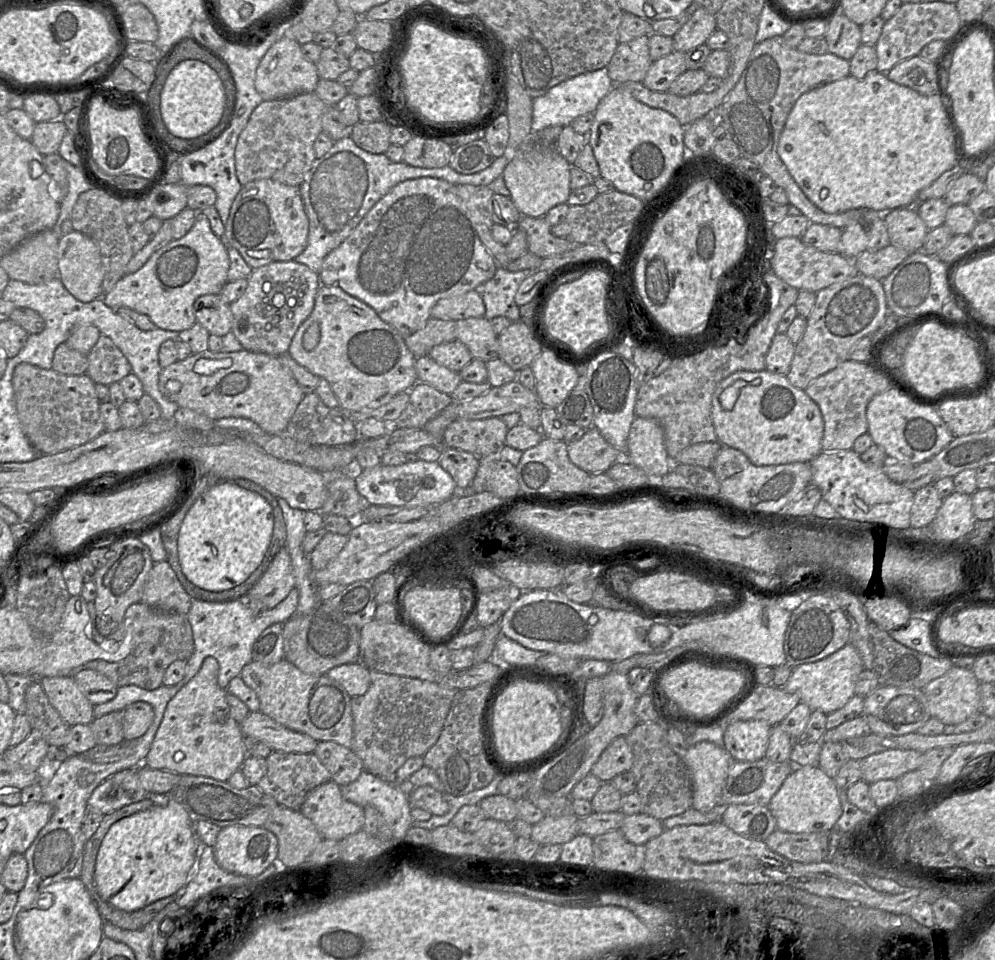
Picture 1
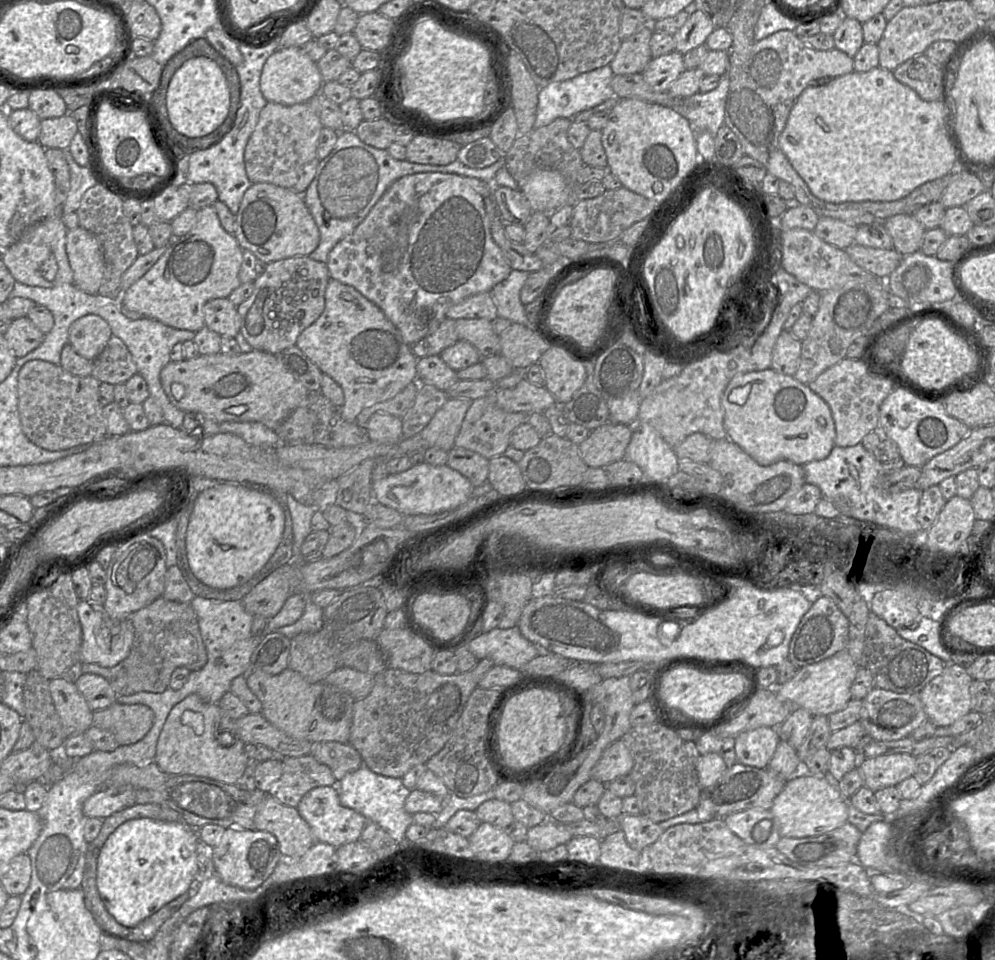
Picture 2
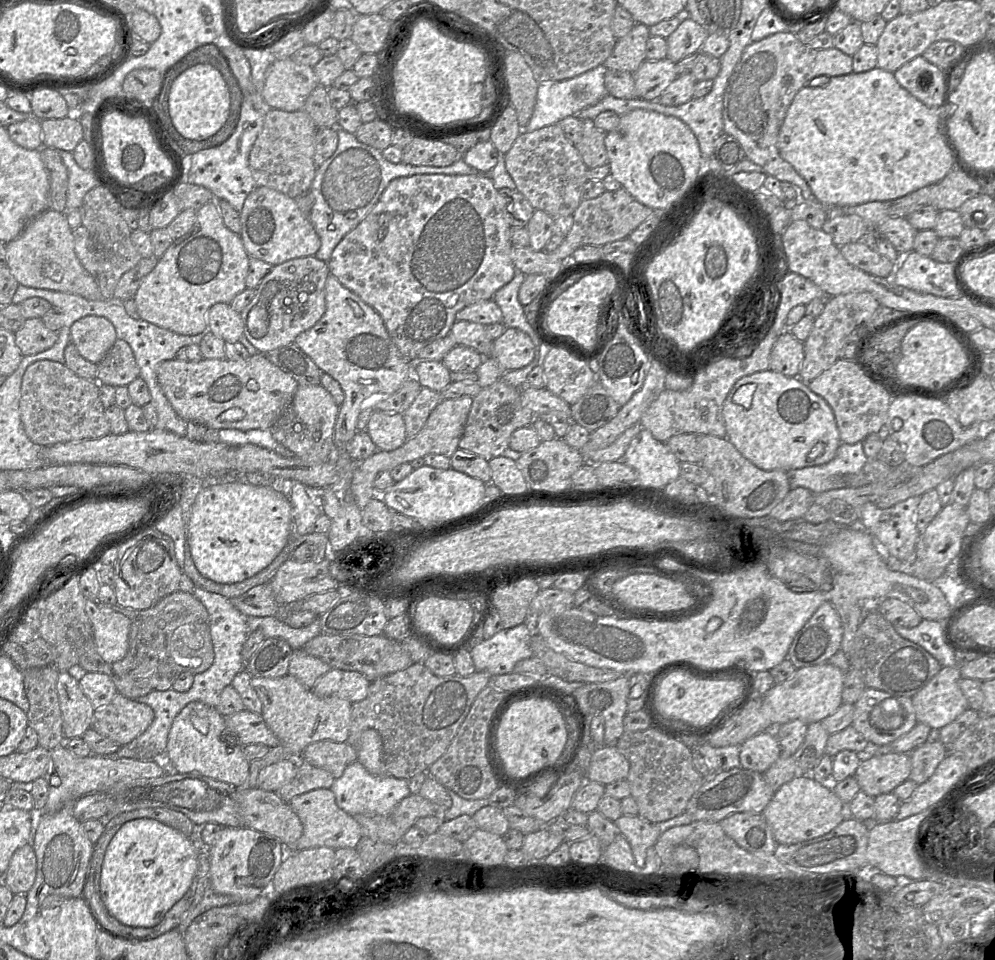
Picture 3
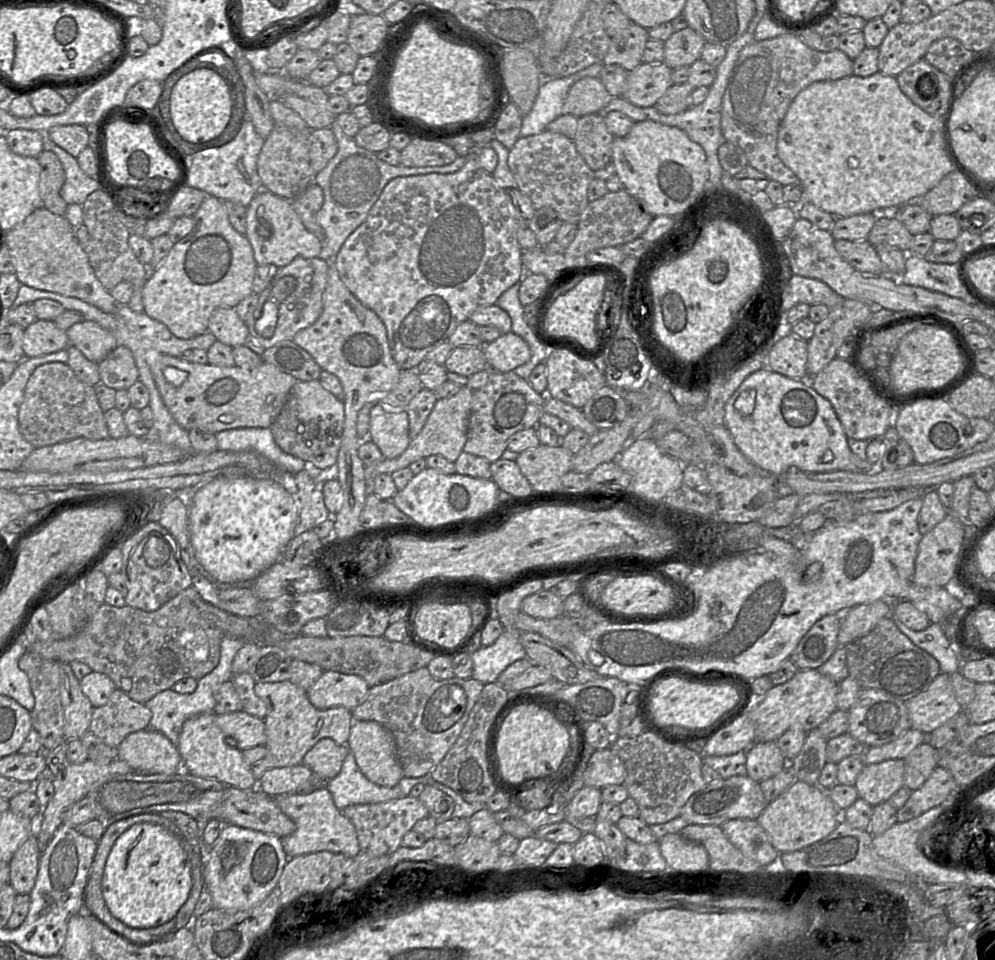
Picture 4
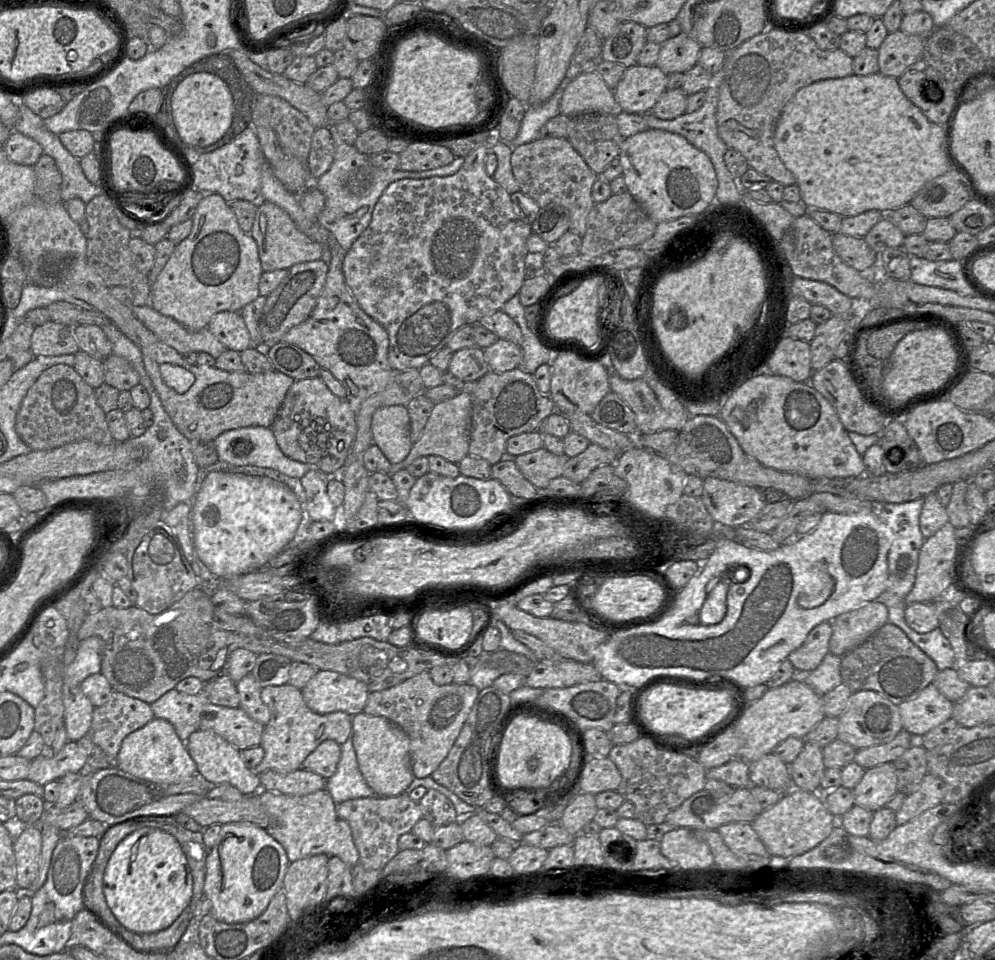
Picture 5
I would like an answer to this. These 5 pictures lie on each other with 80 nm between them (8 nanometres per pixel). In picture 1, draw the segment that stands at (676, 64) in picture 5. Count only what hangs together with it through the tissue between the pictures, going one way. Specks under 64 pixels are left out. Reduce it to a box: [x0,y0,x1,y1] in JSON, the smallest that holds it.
[673,6,716,53]

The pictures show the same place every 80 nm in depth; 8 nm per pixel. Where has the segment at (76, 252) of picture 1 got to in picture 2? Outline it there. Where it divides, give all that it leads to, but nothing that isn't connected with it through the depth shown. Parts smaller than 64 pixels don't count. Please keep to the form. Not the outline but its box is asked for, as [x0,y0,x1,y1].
[66,226,104,294]

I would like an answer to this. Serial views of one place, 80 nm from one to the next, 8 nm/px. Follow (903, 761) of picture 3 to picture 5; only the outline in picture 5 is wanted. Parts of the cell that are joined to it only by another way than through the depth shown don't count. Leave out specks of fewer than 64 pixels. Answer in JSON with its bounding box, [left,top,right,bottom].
[853,762,898,812]

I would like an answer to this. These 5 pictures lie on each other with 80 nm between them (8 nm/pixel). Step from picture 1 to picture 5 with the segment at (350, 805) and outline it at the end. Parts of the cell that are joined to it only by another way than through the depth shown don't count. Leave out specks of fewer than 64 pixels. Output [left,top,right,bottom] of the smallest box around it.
[255,789,359,867]

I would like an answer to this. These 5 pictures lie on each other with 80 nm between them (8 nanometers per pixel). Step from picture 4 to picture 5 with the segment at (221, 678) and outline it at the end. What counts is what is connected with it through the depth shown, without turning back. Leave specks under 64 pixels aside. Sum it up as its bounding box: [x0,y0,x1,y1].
[150,685,209,742]

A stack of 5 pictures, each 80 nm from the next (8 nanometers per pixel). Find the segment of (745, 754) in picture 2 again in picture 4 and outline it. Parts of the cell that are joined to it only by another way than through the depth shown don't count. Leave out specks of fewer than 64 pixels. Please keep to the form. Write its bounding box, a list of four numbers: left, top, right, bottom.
[746,741,787,782]

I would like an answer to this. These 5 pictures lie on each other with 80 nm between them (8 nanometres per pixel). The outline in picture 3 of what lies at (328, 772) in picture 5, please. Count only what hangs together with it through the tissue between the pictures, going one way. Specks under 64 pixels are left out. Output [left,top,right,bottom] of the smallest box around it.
[300,740,358,779]

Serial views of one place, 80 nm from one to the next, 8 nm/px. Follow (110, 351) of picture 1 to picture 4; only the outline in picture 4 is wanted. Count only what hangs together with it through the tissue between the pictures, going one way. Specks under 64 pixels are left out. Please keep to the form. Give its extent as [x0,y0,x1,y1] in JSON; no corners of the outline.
[98,345,139,390]

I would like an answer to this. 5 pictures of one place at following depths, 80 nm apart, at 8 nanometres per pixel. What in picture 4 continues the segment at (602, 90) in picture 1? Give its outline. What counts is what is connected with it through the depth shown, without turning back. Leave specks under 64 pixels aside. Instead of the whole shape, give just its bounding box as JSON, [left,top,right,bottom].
[520,64,603,136]

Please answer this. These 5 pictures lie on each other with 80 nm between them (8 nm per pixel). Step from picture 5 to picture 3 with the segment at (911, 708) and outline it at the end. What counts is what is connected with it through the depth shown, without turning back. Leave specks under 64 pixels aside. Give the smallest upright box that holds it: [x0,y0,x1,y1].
[912,667,968,730]

